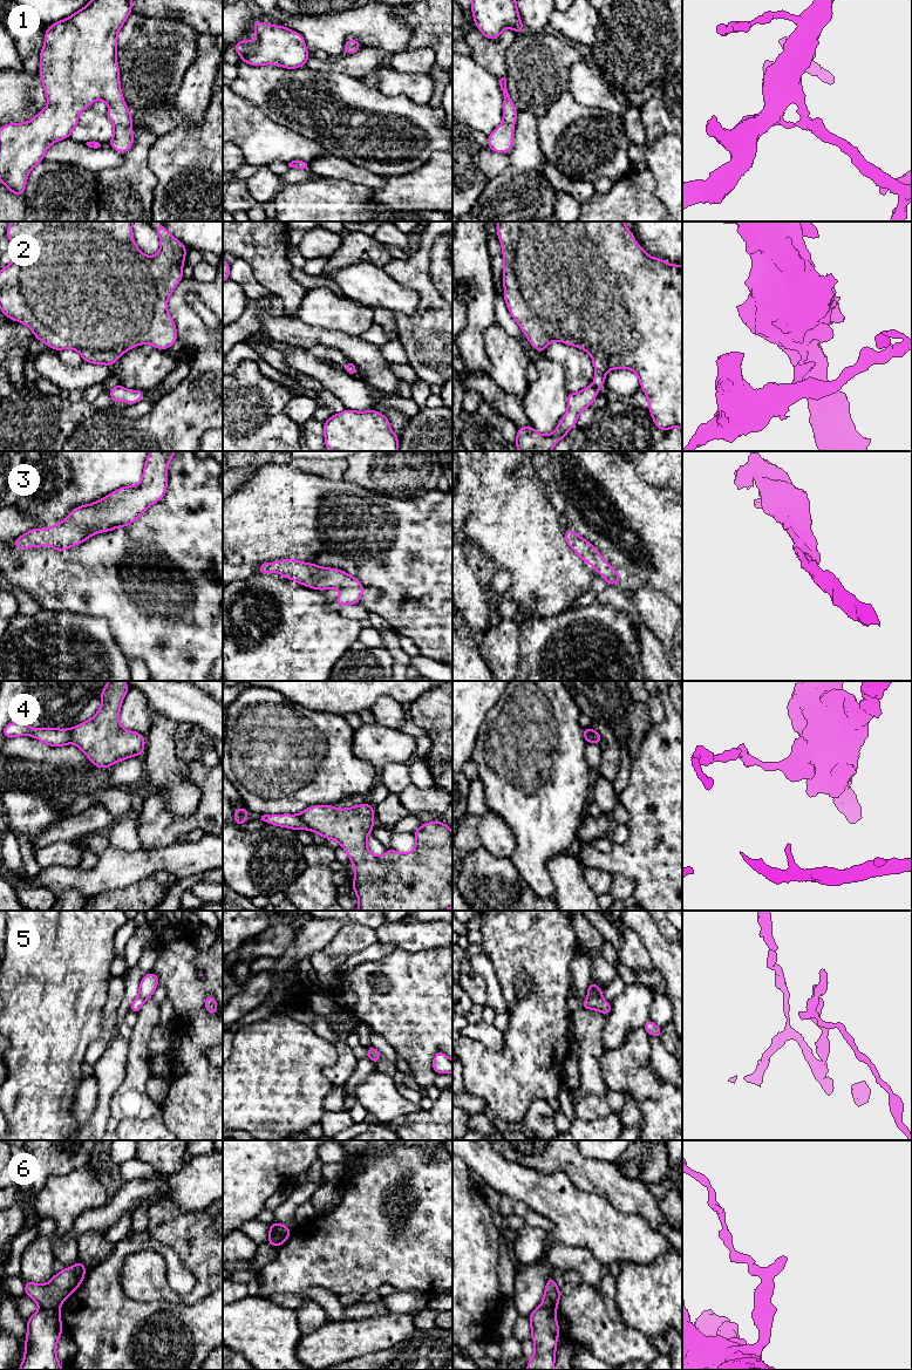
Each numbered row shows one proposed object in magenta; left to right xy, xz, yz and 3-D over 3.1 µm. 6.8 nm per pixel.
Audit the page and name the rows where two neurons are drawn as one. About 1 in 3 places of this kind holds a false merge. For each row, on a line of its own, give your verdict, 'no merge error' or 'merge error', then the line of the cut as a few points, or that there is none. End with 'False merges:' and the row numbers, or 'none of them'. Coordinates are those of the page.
1: no merge error; cut none
2: merge error; cut yz (591, 383), (597, 389)
3: no merge error; cut none
4: merge error; cut xy (69, 729), (72, 742)
5: merge error; cut yz (589, 995), (599, 997)
6: merge error; cut xz (288, 1234), (272, 1234), (270, 1236)
False merges: 2, 4, 5, 6

